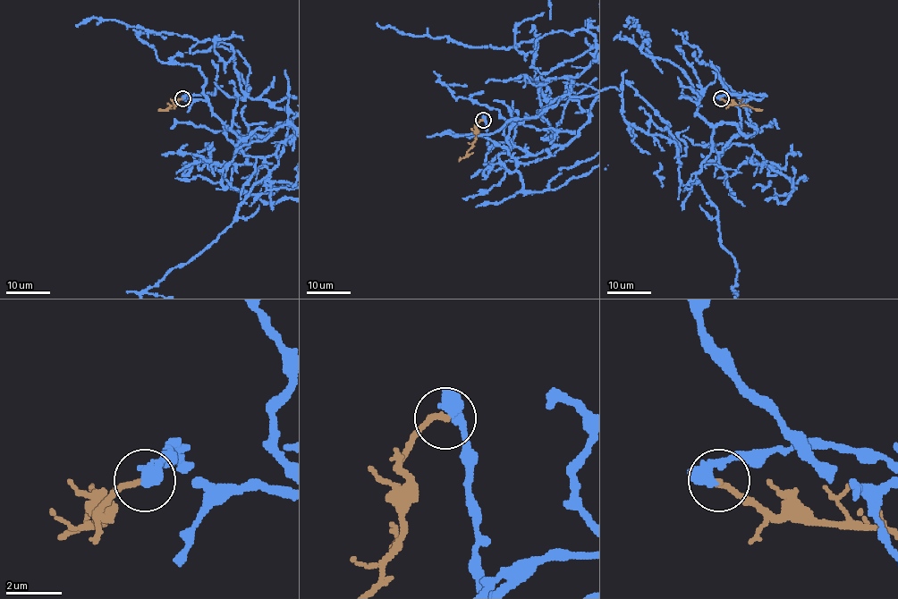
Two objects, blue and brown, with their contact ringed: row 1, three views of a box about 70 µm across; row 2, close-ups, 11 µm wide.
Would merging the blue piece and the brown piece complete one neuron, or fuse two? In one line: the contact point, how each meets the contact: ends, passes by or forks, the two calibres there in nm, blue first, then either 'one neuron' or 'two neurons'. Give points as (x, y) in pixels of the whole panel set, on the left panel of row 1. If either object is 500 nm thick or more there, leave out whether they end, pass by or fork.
place (182, 98); calibres 550 and 220 nm; two neurons

